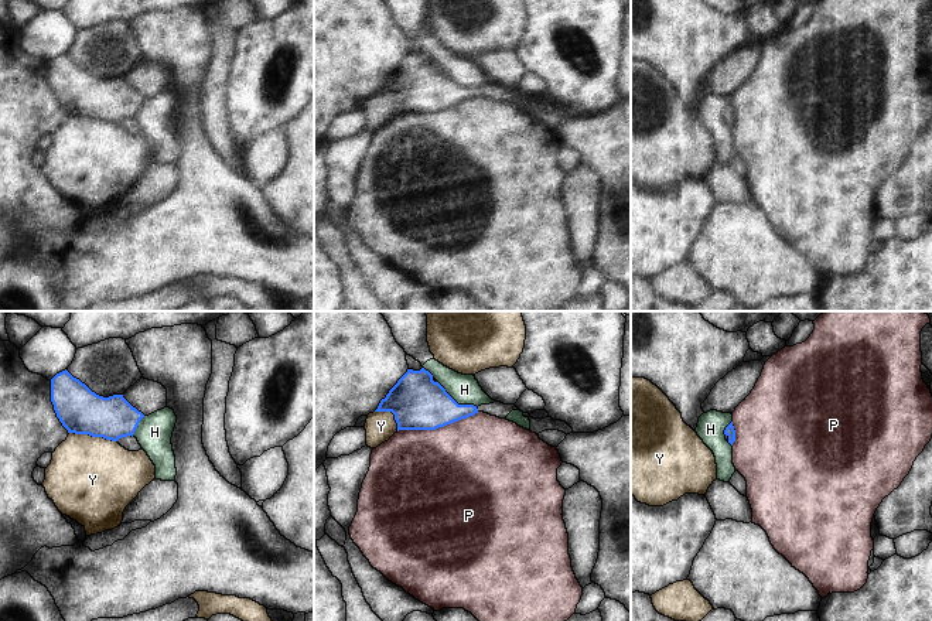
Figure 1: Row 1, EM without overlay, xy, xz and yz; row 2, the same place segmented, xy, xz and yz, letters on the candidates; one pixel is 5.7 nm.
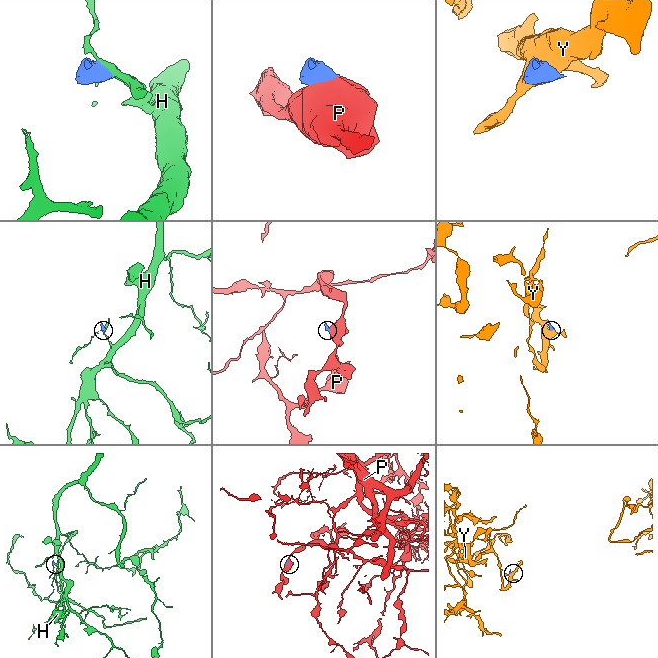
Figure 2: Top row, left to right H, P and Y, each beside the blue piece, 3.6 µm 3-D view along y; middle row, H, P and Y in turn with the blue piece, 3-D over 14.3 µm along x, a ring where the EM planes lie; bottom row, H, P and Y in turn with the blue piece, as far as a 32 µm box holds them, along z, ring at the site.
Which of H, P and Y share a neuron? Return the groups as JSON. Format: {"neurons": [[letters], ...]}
{"neurons": [["H"], ["P"], ["Y"]]}

